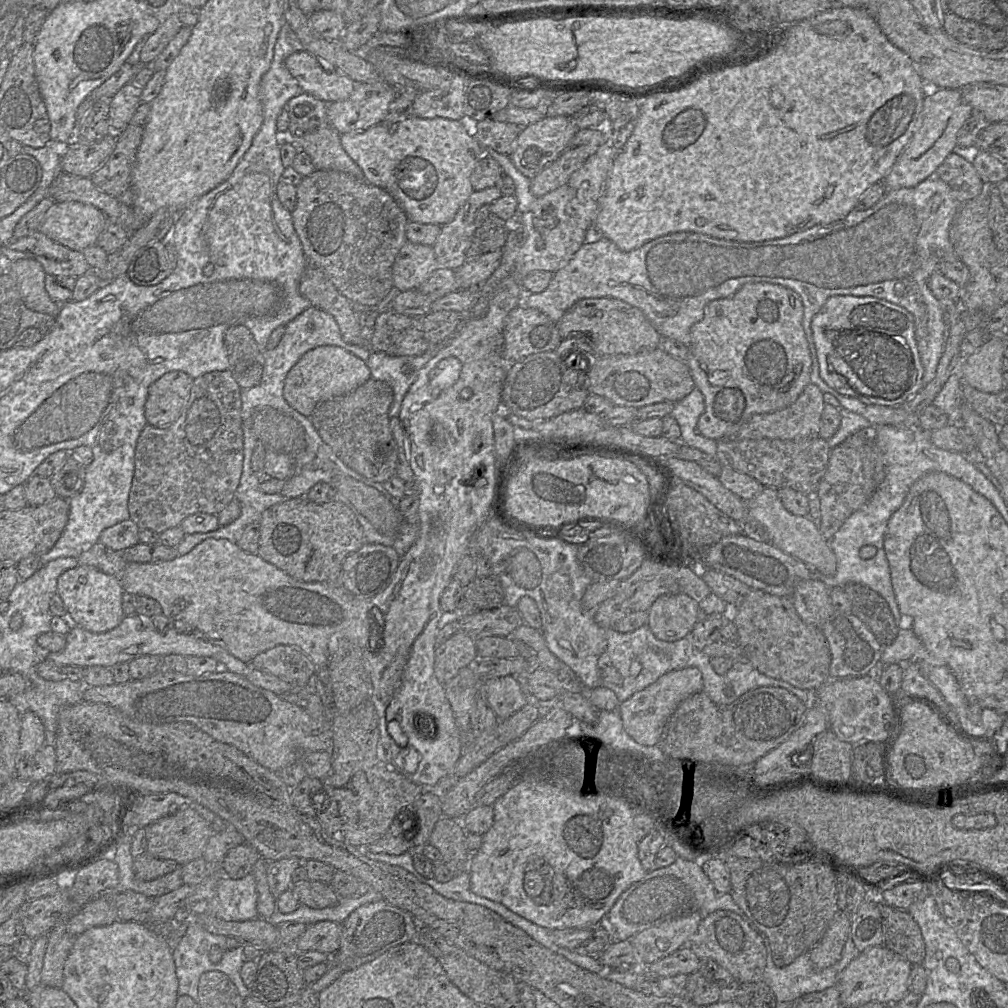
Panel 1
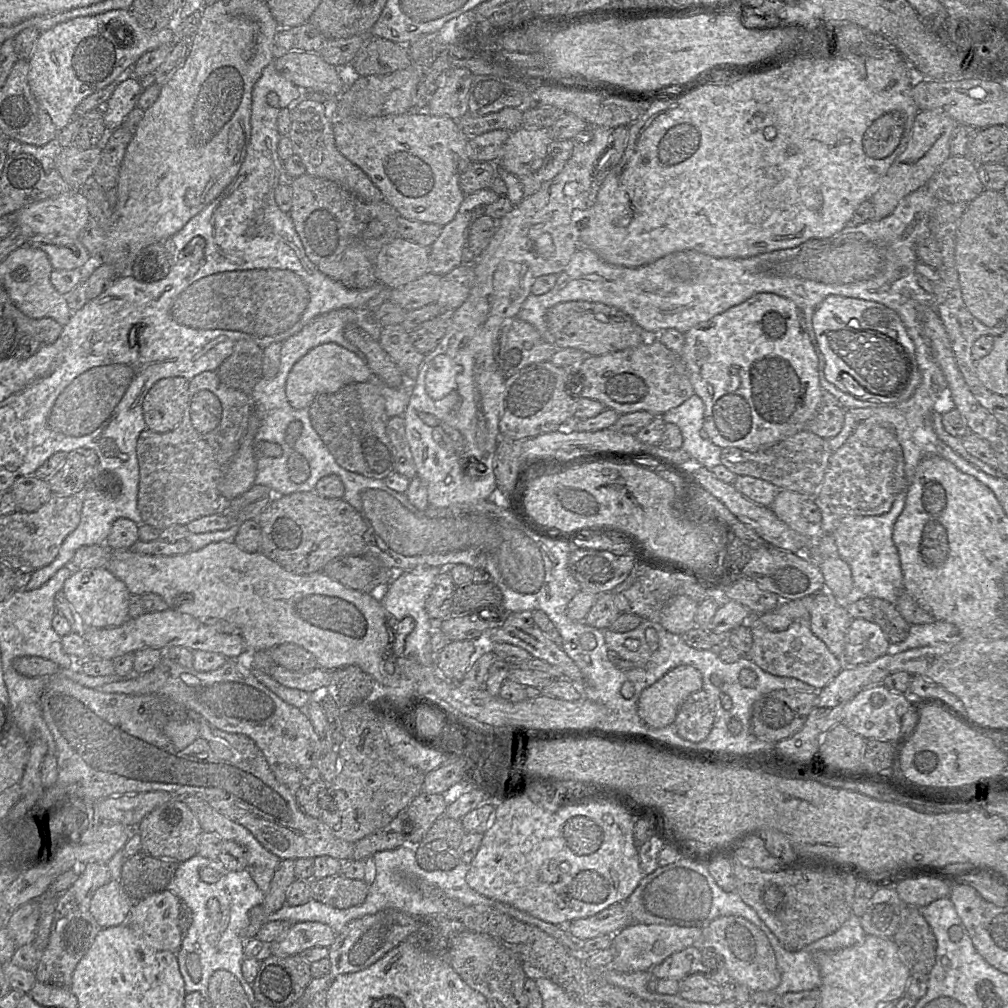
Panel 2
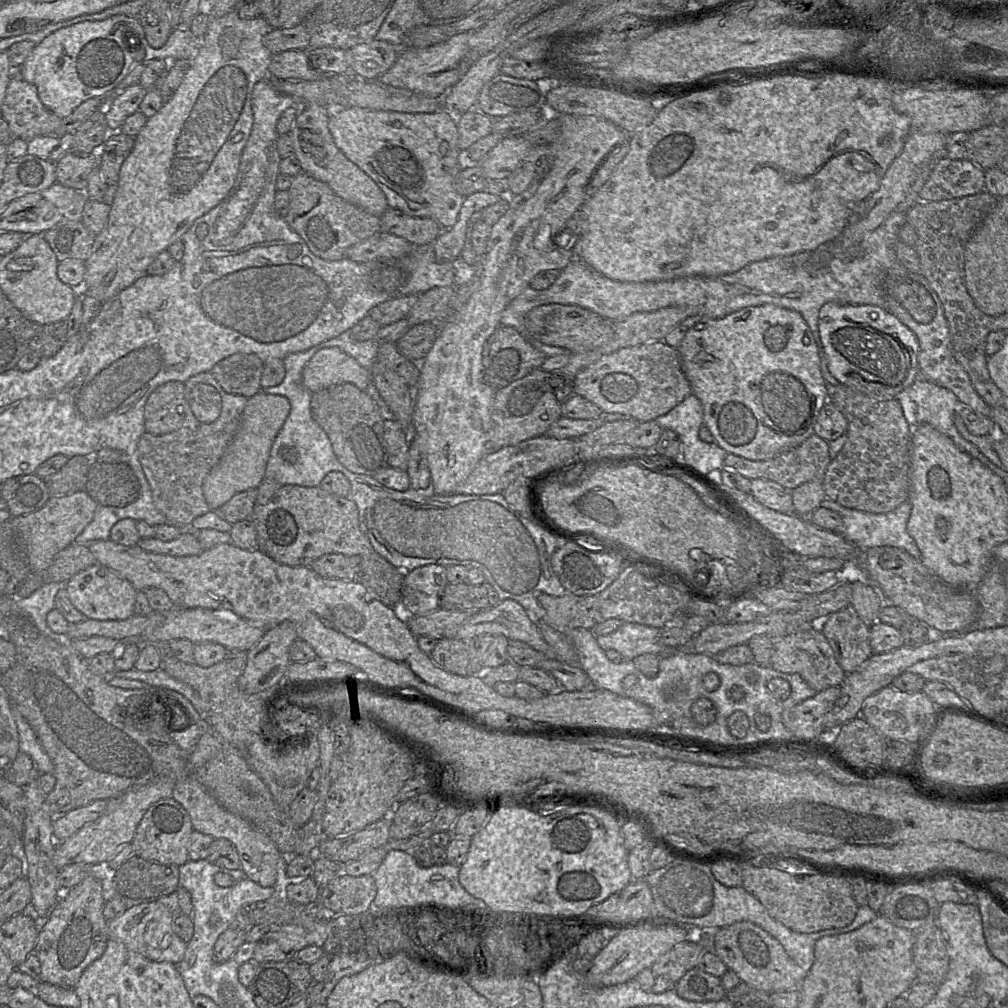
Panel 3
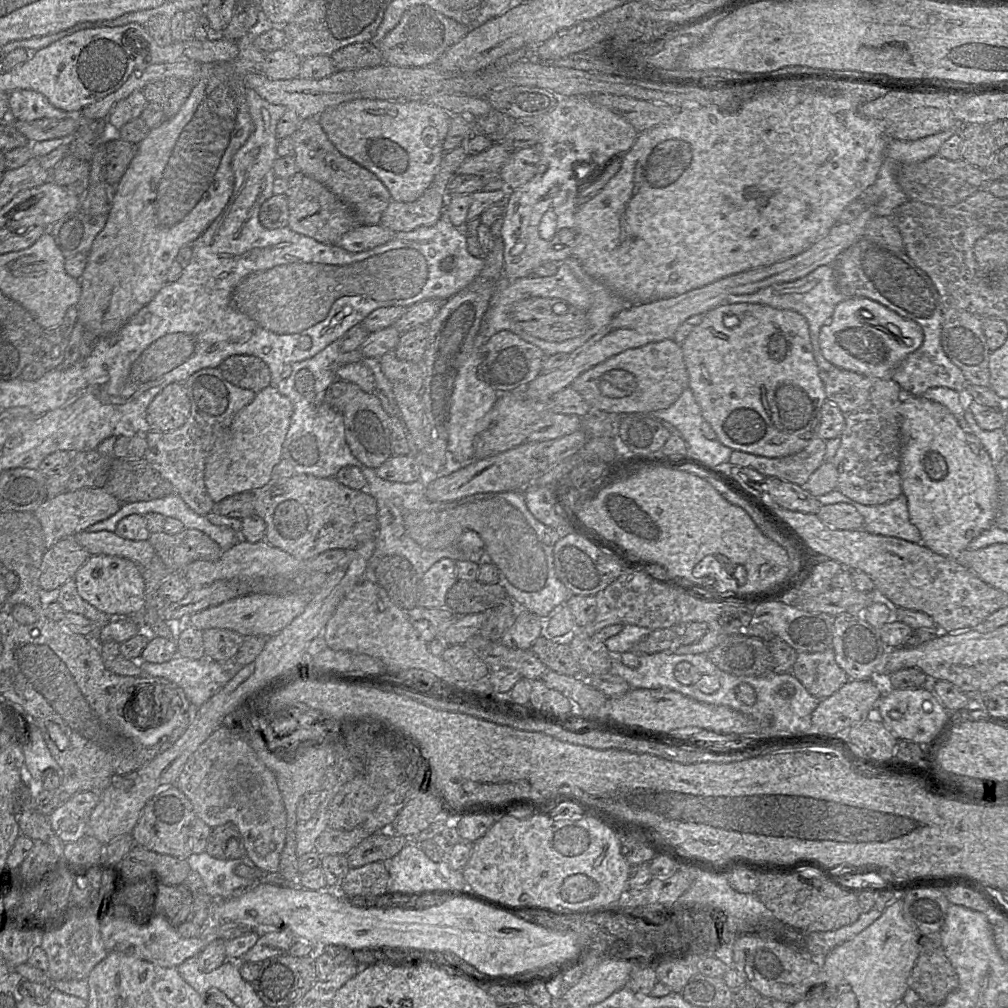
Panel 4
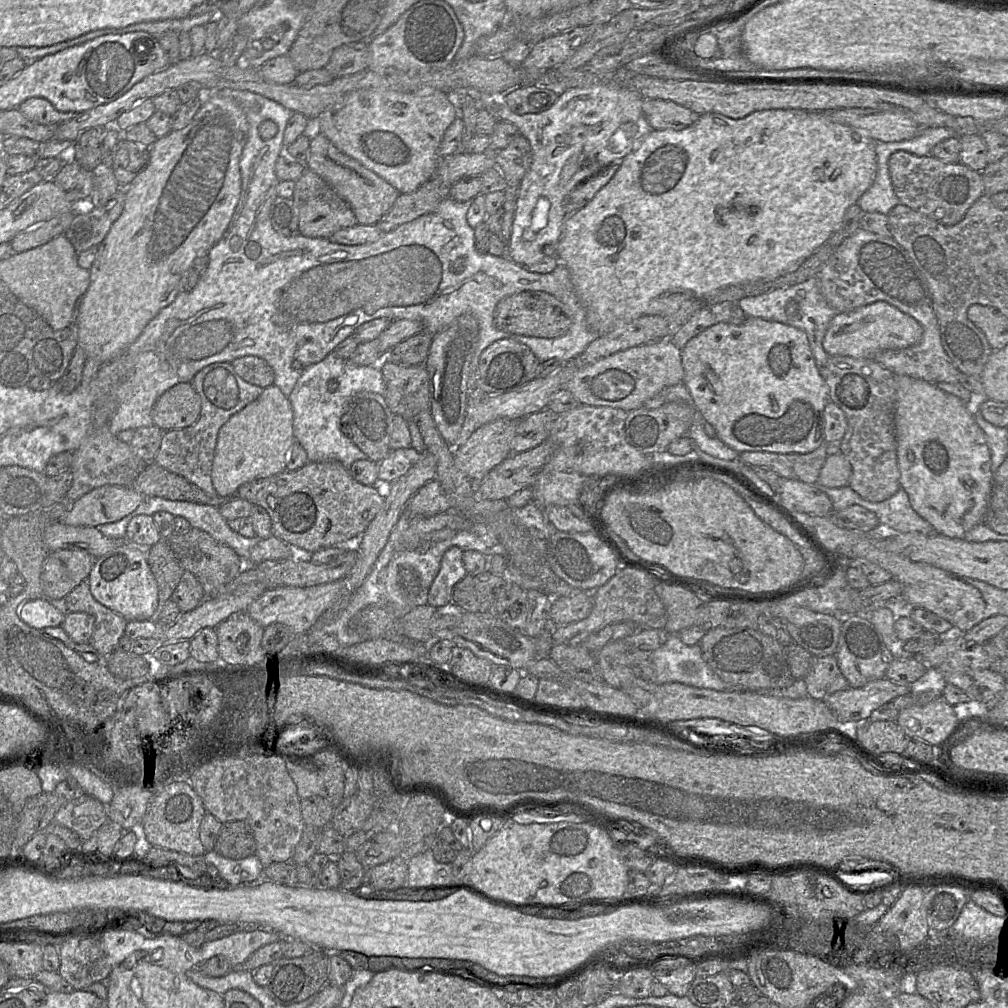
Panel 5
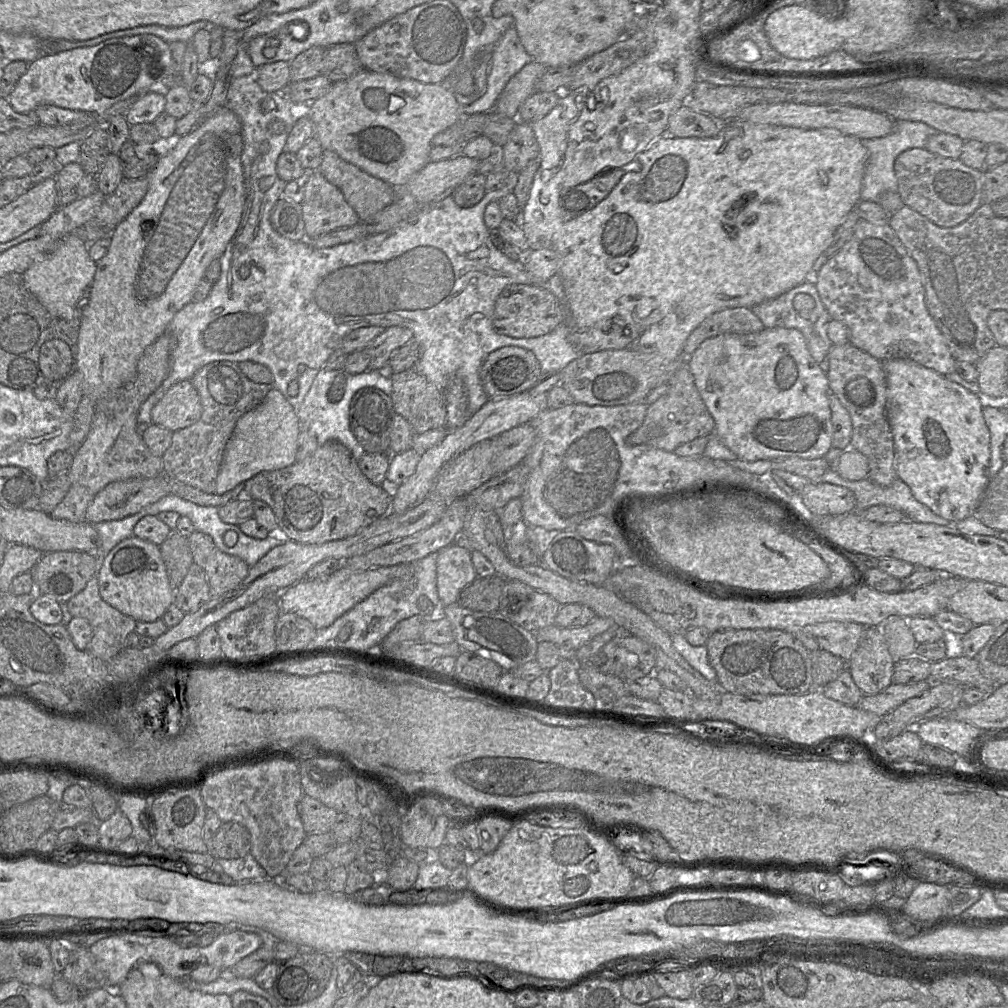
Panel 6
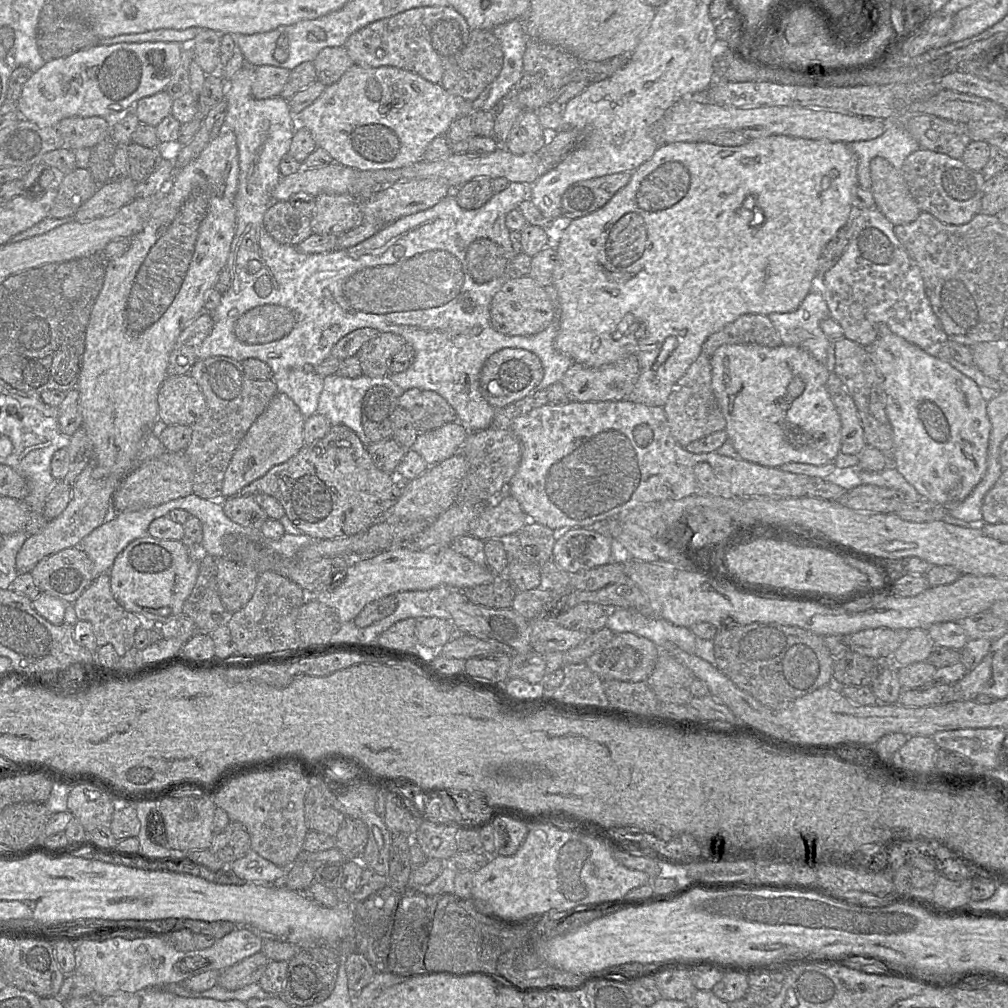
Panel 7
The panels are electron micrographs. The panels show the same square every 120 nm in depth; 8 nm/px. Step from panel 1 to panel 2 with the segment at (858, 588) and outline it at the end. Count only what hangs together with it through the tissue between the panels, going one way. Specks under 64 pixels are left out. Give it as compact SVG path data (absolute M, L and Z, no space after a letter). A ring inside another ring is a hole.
M869 598L868 601L874 613L873 622L879 625L890 644L904 641L911 624L903 618L894 604L881 598Z

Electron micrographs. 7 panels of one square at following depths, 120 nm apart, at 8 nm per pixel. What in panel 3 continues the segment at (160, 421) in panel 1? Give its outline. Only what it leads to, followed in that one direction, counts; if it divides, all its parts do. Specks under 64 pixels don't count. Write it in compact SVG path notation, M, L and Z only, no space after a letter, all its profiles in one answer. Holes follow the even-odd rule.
M168 381L156 388L145 404L145 431L171 433L178 429L187 413L185 382Z

